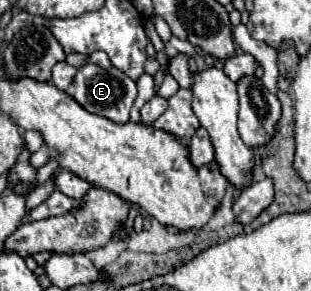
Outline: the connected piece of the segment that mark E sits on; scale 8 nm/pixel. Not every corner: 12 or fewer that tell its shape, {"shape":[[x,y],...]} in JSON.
{"shape":[[83,65],[67,93],[127,123],[137,87],[121,69]]}

